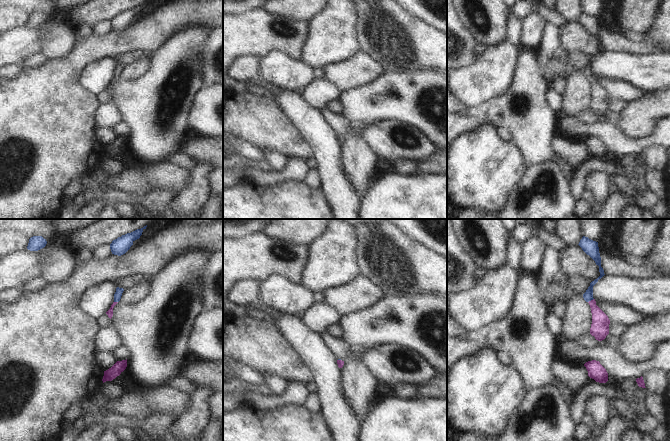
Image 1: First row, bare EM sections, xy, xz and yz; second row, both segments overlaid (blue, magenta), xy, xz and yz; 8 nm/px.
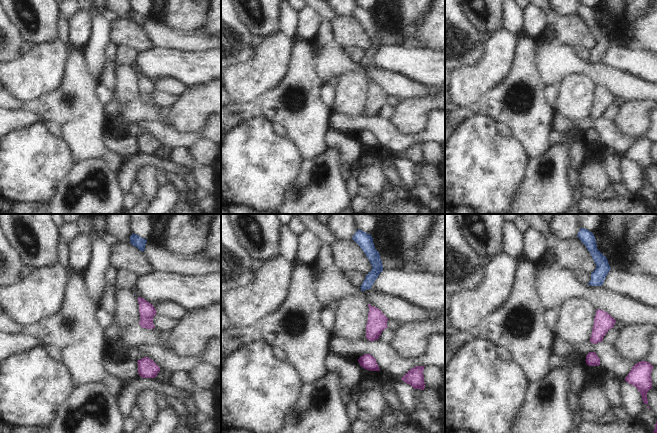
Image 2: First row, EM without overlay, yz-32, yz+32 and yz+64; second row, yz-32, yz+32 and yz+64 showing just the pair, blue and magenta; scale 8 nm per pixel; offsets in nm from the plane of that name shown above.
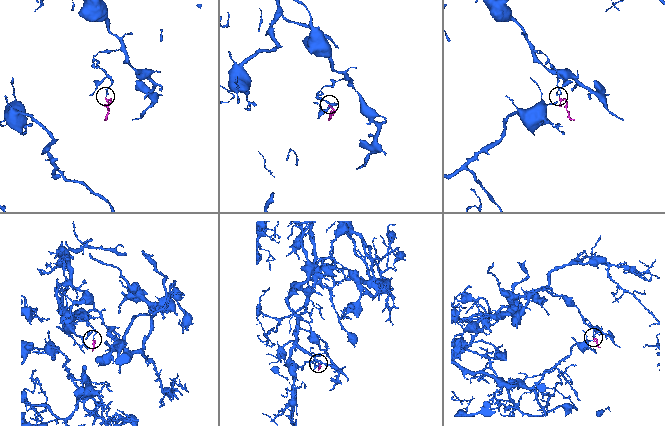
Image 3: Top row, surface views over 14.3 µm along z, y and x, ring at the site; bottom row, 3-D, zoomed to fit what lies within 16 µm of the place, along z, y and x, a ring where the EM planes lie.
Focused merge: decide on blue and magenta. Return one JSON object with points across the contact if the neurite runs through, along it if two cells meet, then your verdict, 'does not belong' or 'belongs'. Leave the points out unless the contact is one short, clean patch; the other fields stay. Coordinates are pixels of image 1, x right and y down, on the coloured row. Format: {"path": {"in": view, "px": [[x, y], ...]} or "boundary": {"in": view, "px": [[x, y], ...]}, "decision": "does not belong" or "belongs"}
{"path": {"in": "yz", "px": [[588, 295], [590, 300], [599, 318], [599, 329]]}, "decision": "belongs"}

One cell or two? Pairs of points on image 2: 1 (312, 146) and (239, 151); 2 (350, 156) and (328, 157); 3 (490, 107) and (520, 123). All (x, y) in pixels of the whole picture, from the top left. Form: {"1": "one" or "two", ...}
{"1": "two", "2": "two", "3": "one"}

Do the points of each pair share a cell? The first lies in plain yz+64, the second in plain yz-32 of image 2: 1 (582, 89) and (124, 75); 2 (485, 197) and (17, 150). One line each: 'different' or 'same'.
1: same
2: same

